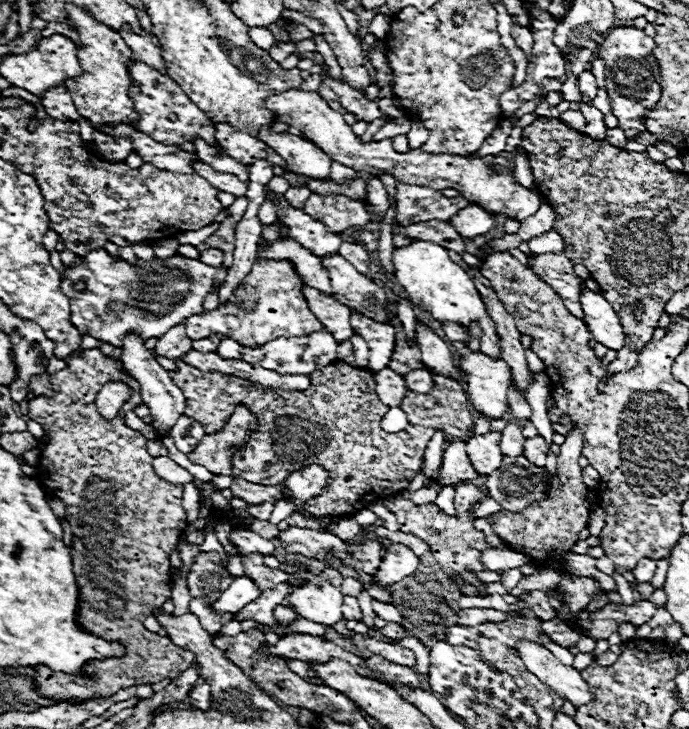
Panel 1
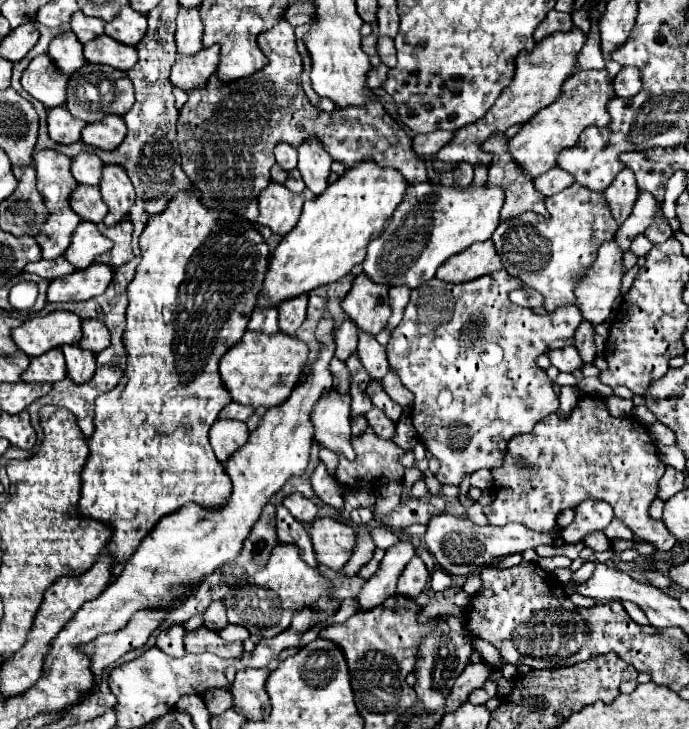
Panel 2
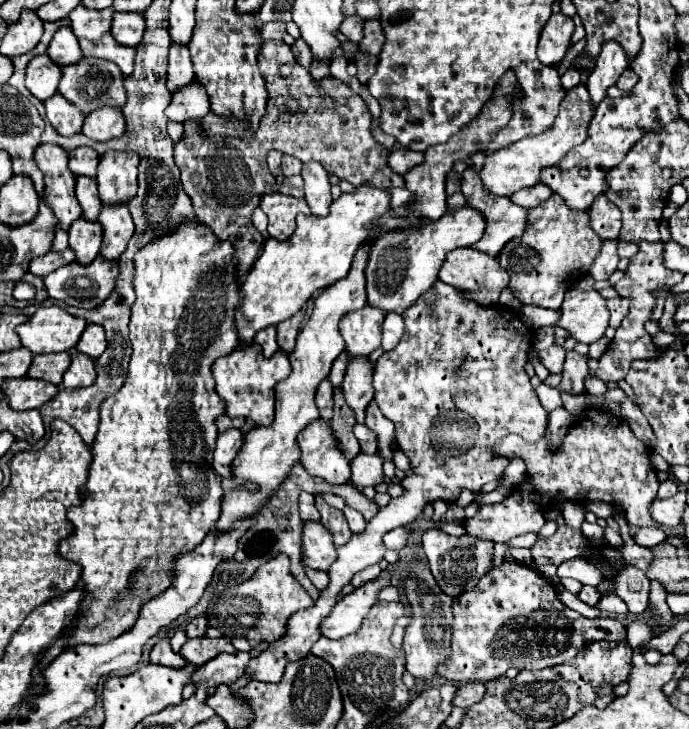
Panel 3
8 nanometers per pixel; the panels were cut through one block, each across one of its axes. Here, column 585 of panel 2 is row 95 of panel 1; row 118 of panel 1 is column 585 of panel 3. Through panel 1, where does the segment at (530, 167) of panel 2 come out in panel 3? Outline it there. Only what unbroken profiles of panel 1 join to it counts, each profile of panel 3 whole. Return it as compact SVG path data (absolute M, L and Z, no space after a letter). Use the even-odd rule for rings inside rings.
M578 84L572 88L560 104L560 114L552 130L542 132L540 136L528 136L528 140L520 140L512 144L512 148L504 148L504 152L496 152L496 156L488 156L480 170L480 180L484 188L494 196L512 196L520 188L530 188L538 184L540 172L548 166L556 166L574 146L584 142L588 134L588 124L592 120L592 104L586 92L586 86Z

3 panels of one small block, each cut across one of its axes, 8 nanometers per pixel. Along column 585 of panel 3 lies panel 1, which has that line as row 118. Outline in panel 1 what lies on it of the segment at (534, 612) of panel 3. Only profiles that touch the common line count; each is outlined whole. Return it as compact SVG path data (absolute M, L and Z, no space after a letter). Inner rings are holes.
M632 26L608 30L604 42L598 46L598 56L606 62L606 92L610 98L612 114L618 118L618 128L624 130L628 140L646 132L644 118L648 110L656 108L656 102L662 94L660 68L656 58L652 56L654 46L656 44L650 36Z

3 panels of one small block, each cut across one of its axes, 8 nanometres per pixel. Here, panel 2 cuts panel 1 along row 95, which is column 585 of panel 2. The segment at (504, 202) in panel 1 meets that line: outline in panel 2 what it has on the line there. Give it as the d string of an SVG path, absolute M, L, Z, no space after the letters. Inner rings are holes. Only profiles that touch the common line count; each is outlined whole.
M606 240L600 250L598 250L598 260L592 264L592 268L588 268L584 280L580 282L580 286L576 288L576 304L582 310L584 320L592 322L592 324L600 324L608 318L608 314L612 312L614 300L620 296L620 288L622 288L622 278L626 274L624 268L624 252L620 250L620 244L616 244L616 240Z

